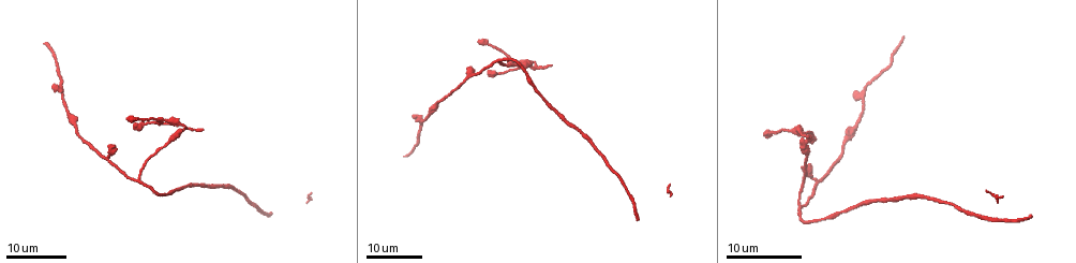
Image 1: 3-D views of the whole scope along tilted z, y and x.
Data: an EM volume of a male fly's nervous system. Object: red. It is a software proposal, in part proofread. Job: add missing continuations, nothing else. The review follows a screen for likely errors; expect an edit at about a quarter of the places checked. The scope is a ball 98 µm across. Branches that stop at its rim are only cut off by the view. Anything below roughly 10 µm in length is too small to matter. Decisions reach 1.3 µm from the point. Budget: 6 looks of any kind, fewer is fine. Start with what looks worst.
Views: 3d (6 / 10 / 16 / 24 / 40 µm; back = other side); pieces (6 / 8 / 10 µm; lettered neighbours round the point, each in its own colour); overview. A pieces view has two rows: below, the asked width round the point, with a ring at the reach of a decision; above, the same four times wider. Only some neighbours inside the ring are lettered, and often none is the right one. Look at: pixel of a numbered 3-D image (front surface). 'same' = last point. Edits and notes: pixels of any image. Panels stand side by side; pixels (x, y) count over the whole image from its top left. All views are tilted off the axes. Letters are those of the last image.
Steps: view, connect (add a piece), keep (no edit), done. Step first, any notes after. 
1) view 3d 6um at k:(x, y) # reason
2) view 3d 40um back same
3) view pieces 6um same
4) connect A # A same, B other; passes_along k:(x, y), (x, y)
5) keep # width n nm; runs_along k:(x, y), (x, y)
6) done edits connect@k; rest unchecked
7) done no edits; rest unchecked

view 3d 24um at 1:(201, 130) # free end

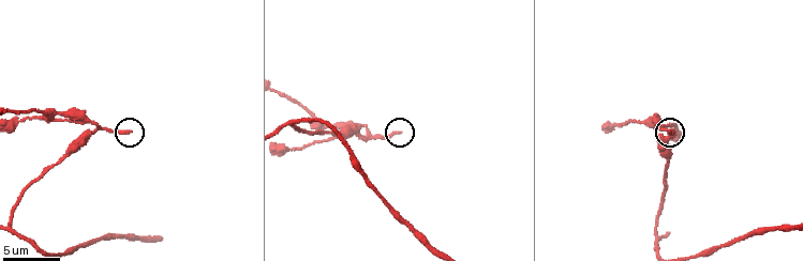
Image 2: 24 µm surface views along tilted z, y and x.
view pieces 10um at 2:(668, 132)

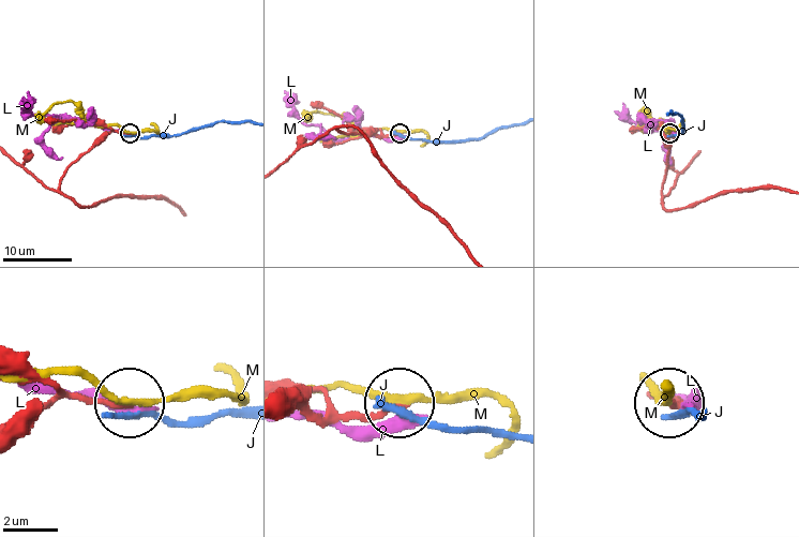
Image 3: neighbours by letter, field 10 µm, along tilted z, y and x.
keep # J other, L other, M other; runs_along 3:(13, 432), (61, 399), (129, 405); none of them fits

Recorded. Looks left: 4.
view 3d 24um at 1:(136, 128) # branch stops here

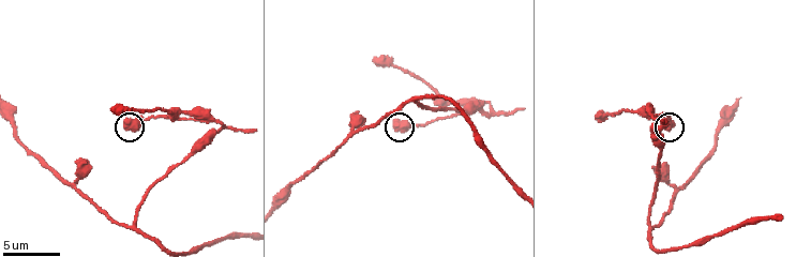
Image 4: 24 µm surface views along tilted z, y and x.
view pieces 8um at 4:(126, 125)

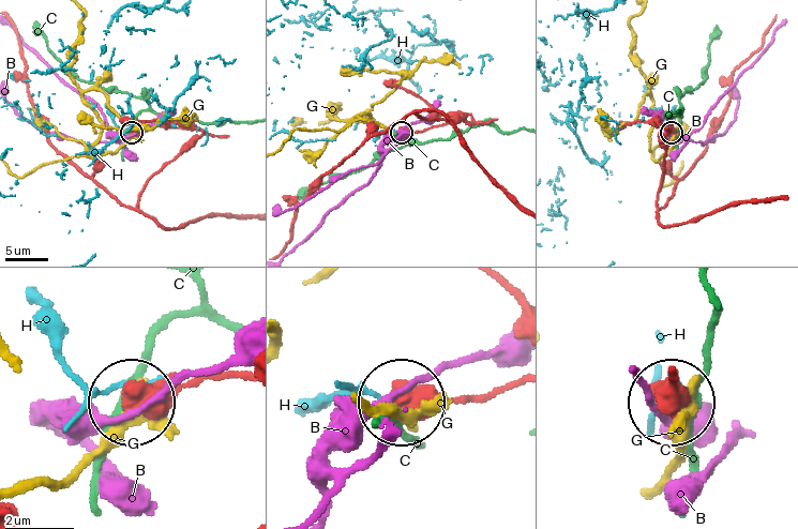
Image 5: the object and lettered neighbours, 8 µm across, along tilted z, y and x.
keep # B other, C other, G other, H other; runs_along 5:(247, 377), (160, 387), (137, 402); no lettered piece goes on from it

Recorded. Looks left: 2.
view pieces 6um at 4:(358, 111) # an open end

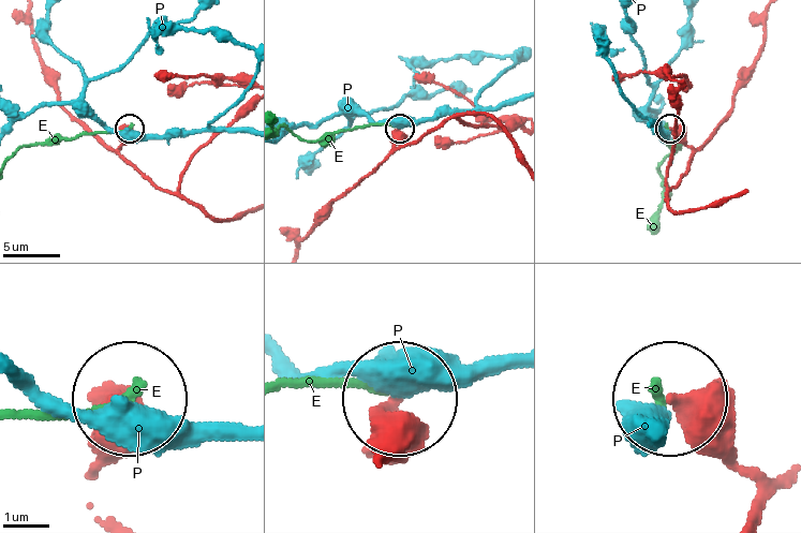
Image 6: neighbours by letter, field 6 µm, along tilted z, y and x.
keep # E other, P other; runs_along 6:(508, 132), (486, 115), (461, 114), (395, 148), (399, 129); no lettered piece goes on from it

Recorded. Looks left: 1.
done no edits; rest unchecked

